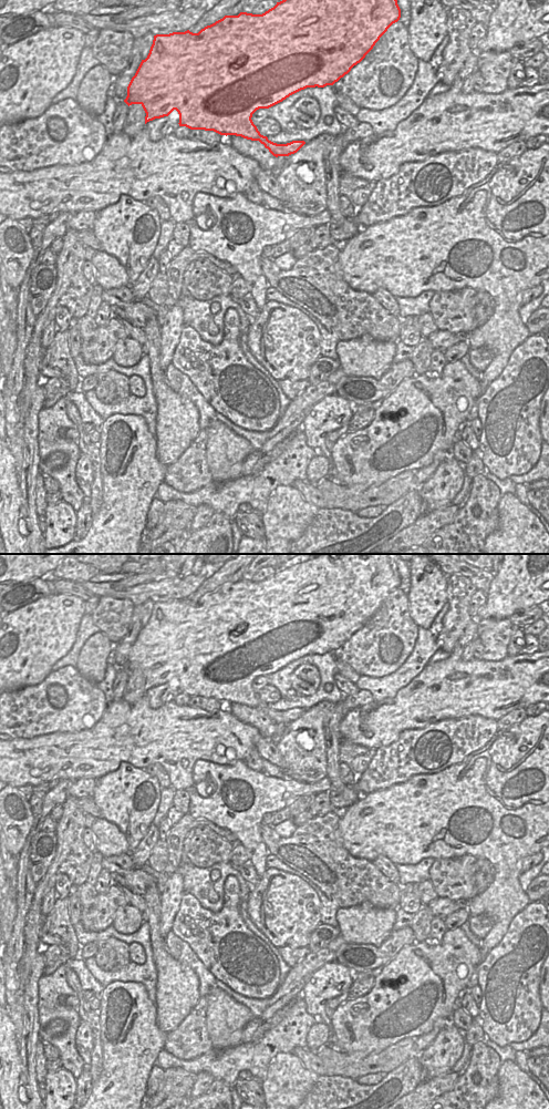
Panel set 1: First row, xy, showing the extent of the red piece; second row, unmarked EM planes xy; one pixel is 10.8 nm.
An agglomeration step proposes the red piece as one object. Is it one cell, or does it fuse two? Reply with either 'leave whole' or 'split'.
split

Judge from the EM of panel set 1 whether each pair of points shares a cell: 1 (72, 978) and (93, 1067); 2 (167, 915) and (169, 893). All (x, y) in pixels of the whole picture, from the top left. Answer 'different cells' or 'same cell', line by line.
1: same cell
2: same cell

